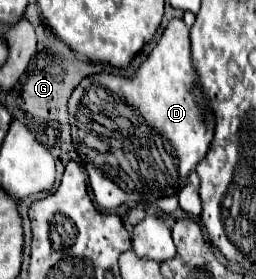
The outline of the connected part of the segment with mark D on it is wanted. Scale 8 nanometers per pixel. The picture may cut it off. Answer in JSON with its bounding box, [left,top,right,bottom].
[67,19,213,211]

